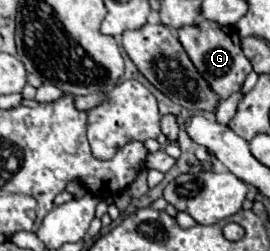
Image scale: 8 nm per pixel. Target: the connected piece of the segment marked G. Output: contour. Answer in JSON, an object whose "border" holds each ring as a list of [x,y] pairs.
{"border":[[[198,18],[196,26],[186,26],[178,30],[178,38],[180,44],[184,46],[184,50],[188,52],[190,60],[194,62],[194,66],[198,68],[198,72],[208,80],[210,88],[220,96],[220,98],[228,98],[230,94],[238,92],[246,80],[246,76],[252,72],[252,64],[250,60],[244,56],[242,48],[240,48],[240,40],[234,28],[224,28],[212,20],[206,18]]]}

